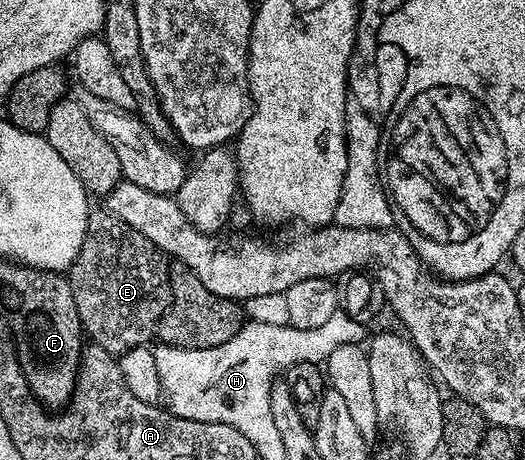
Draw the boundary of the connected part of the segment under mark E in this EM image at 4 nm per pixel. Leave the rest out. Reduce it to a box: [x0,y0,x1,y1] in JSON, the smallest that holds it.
[66,209,171,357]

